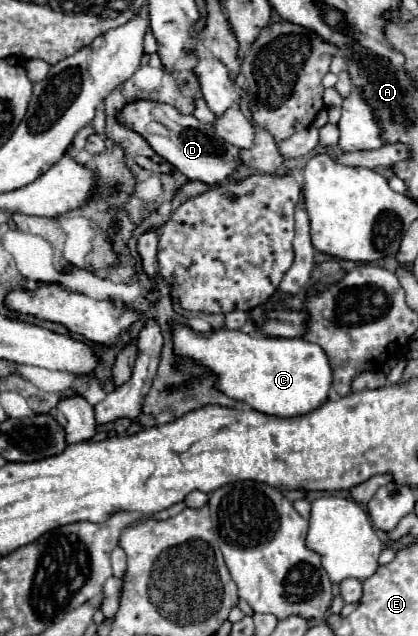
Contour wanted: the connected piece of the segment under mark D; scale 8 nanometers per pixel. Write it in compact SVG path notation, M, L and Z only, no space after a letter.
M136 99L132 103L126 103L116 119L118 123L142 135L160 157L164 157L172 167L176 167L188 179L198 179L208 185L216 185L218 181L224 181L238 165L240 157L234 145L230 143L226 145L226 141L222 141L210 127L206 127L192 115L180 113L176 107L168 103Z

